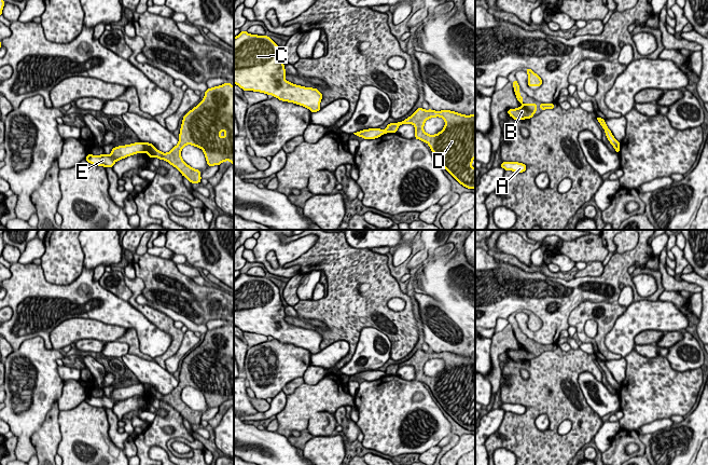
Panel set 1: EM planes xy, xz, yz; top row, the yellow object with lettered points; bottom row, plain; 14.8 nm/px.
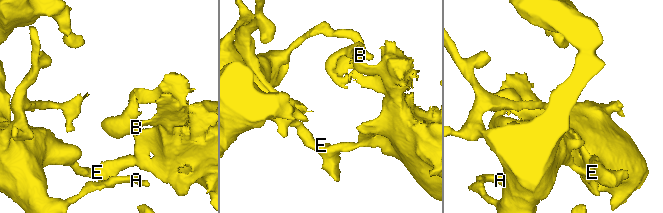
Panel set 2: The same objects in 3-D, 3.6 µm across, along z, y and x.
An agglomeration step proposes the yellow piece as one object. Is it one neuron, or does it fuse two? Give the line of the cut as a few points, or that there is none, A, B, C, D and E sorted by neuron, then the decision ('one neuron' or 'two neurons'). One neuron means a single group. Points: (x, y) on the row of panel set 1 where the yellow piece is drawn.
cut in xy along (142, 142), (144, 151); A C E / B D; two neurons

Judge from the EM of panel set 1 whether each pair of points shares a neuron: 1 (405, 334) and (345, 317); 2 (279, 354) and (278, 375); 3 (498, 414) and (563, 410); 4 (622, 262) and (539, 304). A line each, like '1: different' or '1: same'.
1: same
2: same
3: different
4: same

